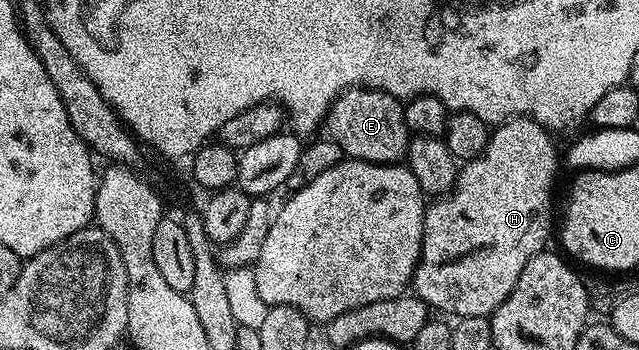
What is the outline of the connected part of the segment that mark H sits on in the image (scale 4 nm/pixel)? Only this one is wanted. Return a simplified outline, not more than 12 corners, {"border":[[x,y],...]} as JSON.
{"border":[[504,120],[426,205],[413,292],[490,316],[548,247],[550,131]]}

